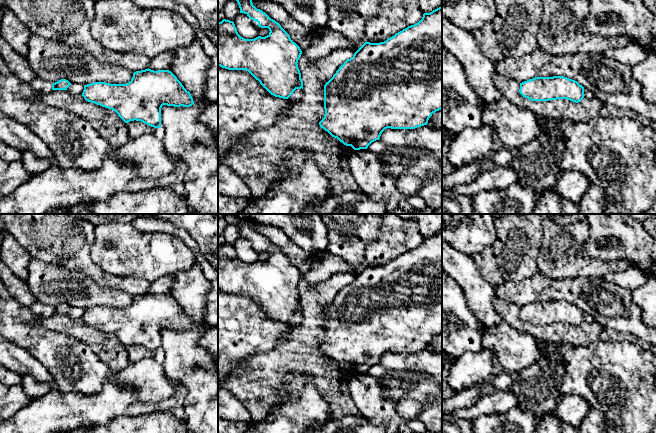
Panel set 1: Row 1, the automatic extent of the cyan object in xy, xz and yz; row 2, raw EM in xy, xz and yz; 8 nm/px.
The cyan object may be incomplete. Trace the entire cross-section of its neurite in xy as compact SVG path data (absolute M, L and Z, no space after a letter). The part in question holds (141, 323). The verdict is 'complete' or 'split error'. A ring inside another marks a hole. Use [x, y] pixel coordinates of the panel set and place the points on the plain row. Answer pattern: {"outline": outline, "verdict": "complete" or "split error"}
{"outline": "M149 292L134 296L131 305L126 308L94 306L84 309L82 320L88 326L112 333L125 347L136 344L154 352L161 351L163 329L190 331L194 328L190 316L171 295L154 295Z", "verdict": "complete"}

